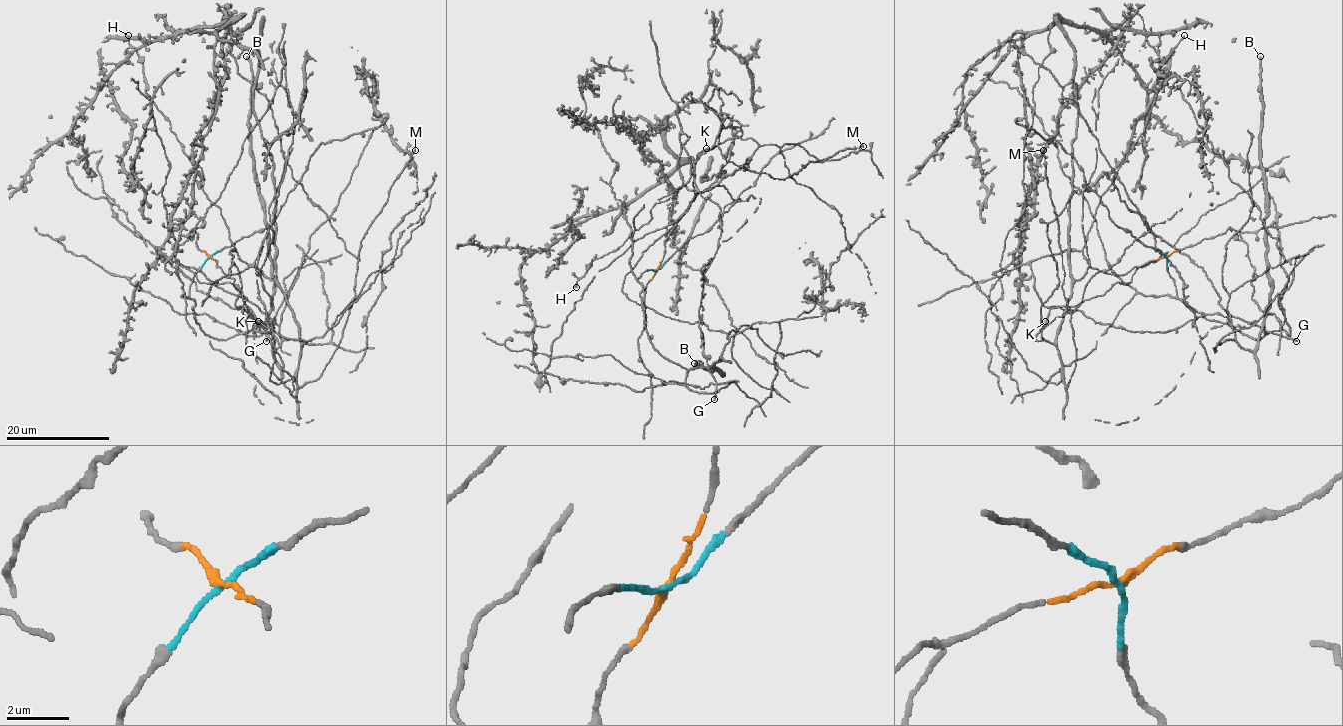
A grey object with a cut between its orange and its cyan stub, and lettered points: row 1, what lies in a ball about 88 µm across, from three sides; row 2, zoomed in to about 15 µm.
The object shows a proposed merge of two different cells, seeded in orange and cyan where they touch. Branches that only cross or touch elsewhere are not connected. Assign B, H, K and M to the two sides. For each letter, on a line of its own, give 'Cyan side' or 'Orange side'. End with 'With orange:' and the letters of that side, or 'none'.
B: Cyan side
H: Orange side
K: Orange side
M: Orange side
With orange: H, K, M

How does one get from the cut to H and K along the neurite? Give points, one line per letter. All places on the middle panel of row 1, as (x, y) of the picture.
H: (658, 270), (665, 239), (697, 193), (685, 185), (656, 202), (650, 220), (617, 249), (594, 258), (576, 287)
K: (658, 270), (665, 239), (694, 197), (746, 162), (757, 144), (750, 137), (730, 137), (706, 148)

